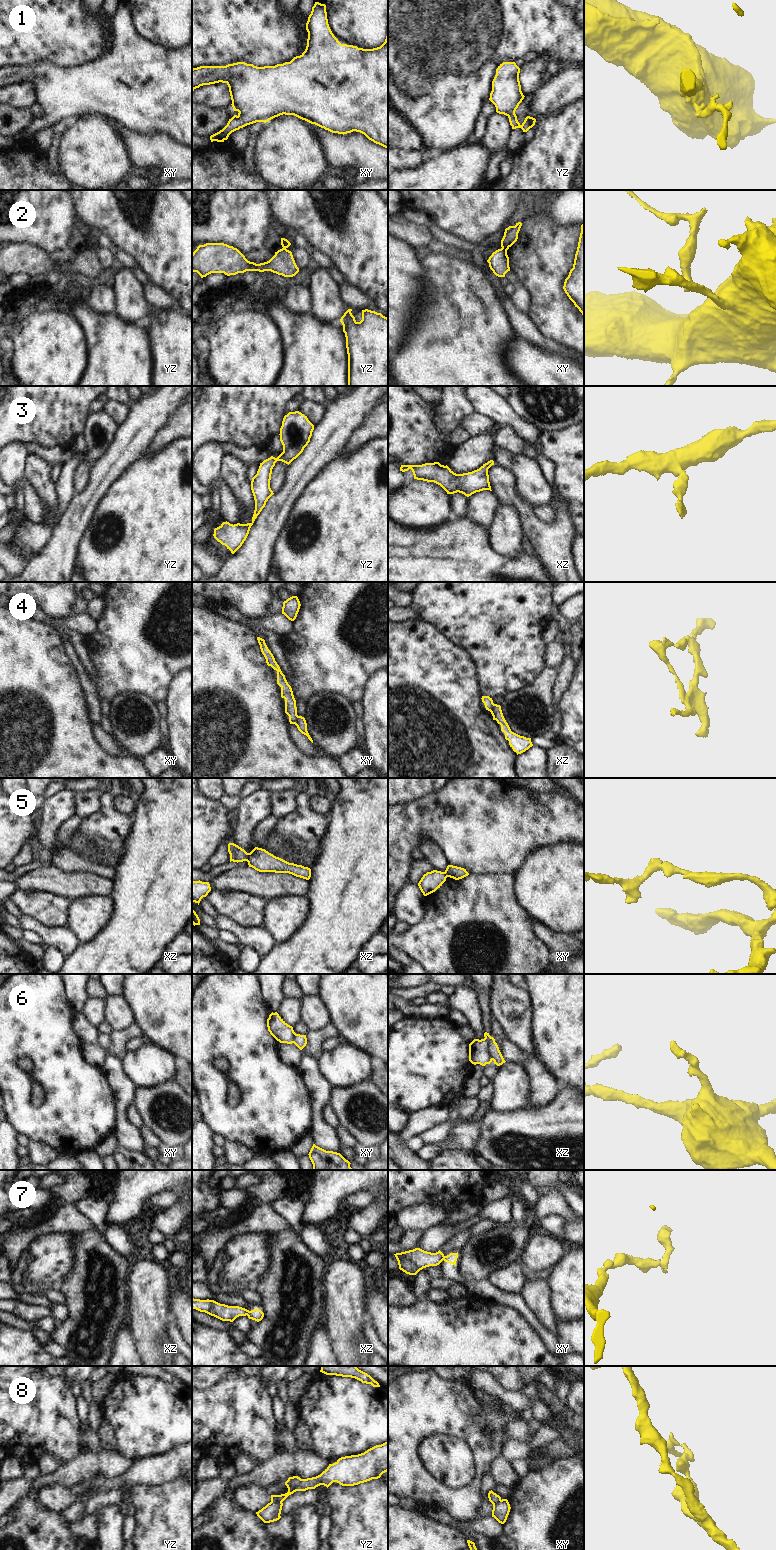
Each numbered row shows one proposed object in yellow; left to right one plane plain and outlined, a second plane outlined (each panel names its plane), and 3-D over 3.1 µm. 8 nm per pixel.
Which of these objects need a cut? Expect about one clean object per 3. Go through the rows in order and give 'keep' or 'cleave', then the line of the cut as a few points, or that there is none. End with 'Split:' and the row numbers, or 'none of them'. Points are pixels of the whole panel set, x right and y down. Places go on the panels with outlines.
1: keep | no cut
2: cleave | xy (502, 247), (506, 251)
3: keep | no cut
4: cleave | xy (298, 716), (295, 724)
5: cleave | xz (249, 853), (246, 860)
6: cleave | xz (490, 1036), (489, 1054), (492, 1059)
7: cleave | xz (249, 1311), (246, 1314)
8: cleave | yz (271, 1500), (279, 1500), (281, 1502)
Split: 2, 4, 5, 6, 7, 8

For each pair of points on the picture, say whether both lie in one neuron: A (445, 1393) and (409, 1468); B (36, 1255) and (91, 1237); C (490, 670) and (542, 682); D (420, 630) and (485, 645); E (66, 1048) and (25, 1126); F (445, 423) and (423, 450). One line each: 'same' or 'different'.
A: same
B: different
C: different
D: different
E: same
F: different

